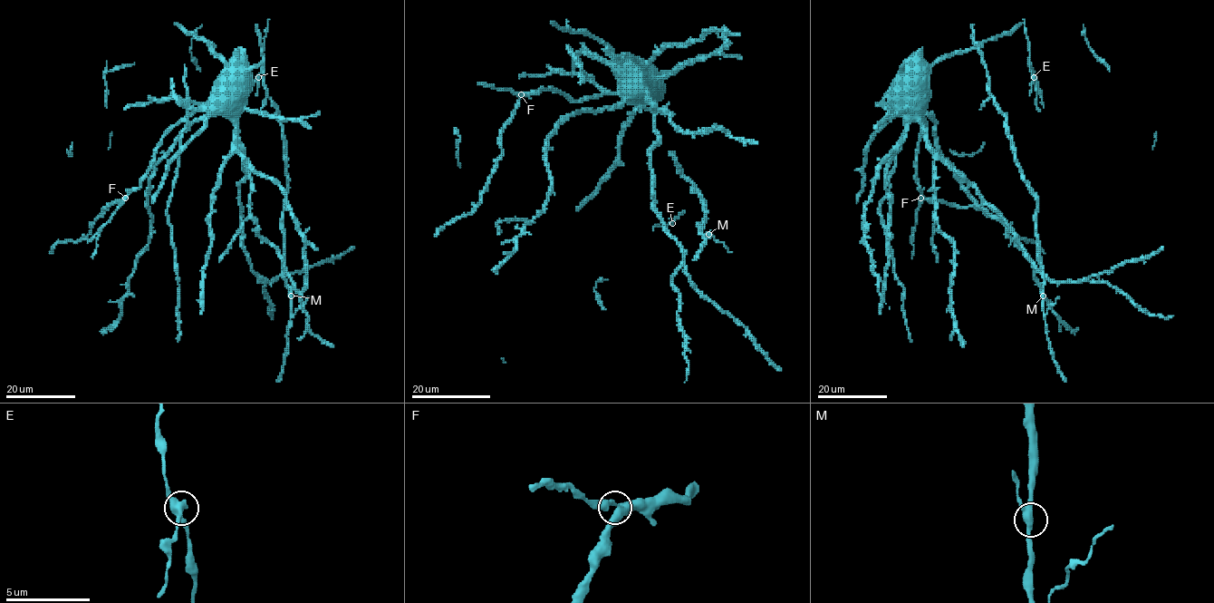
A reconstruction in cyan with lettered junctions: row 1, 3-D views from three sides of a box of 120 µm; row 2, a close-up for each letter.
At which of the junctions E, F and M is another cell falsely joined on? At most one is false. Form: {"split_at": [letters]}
{"split_at": ["E"]}

